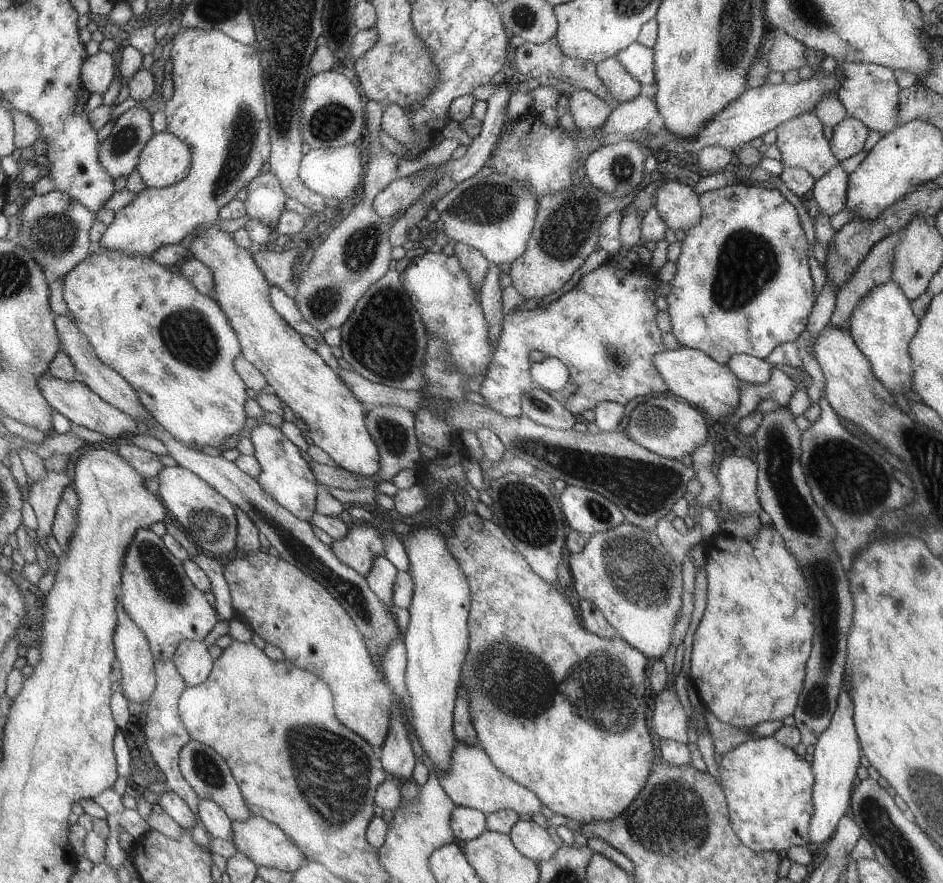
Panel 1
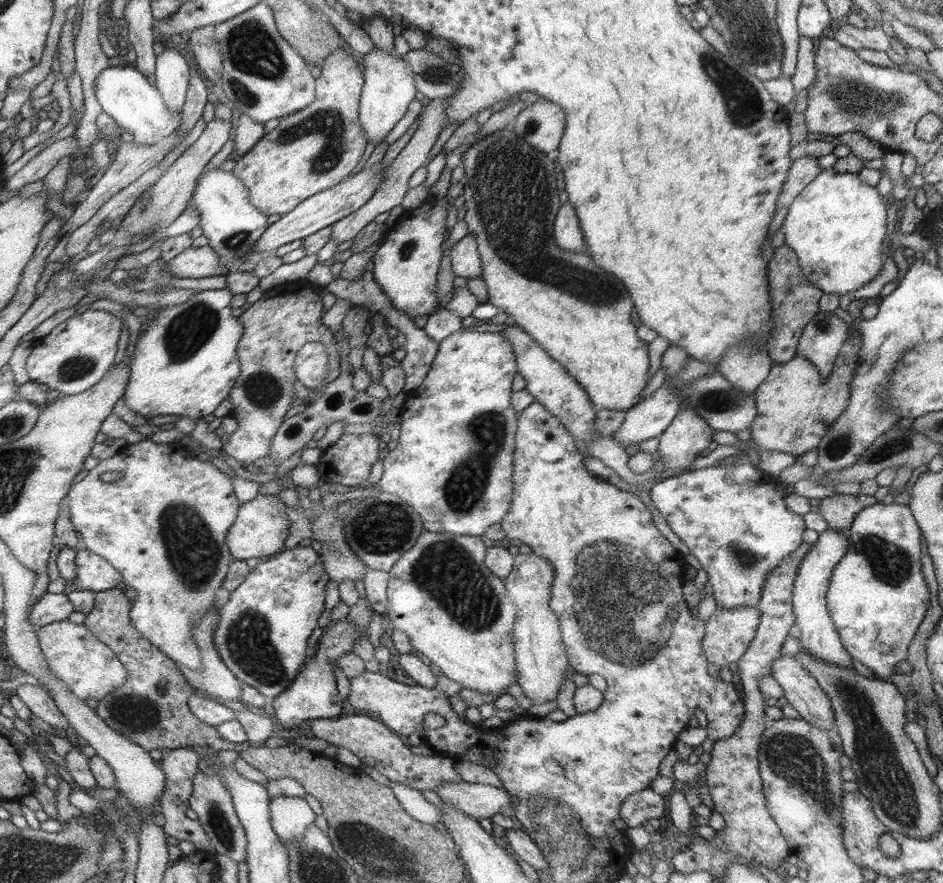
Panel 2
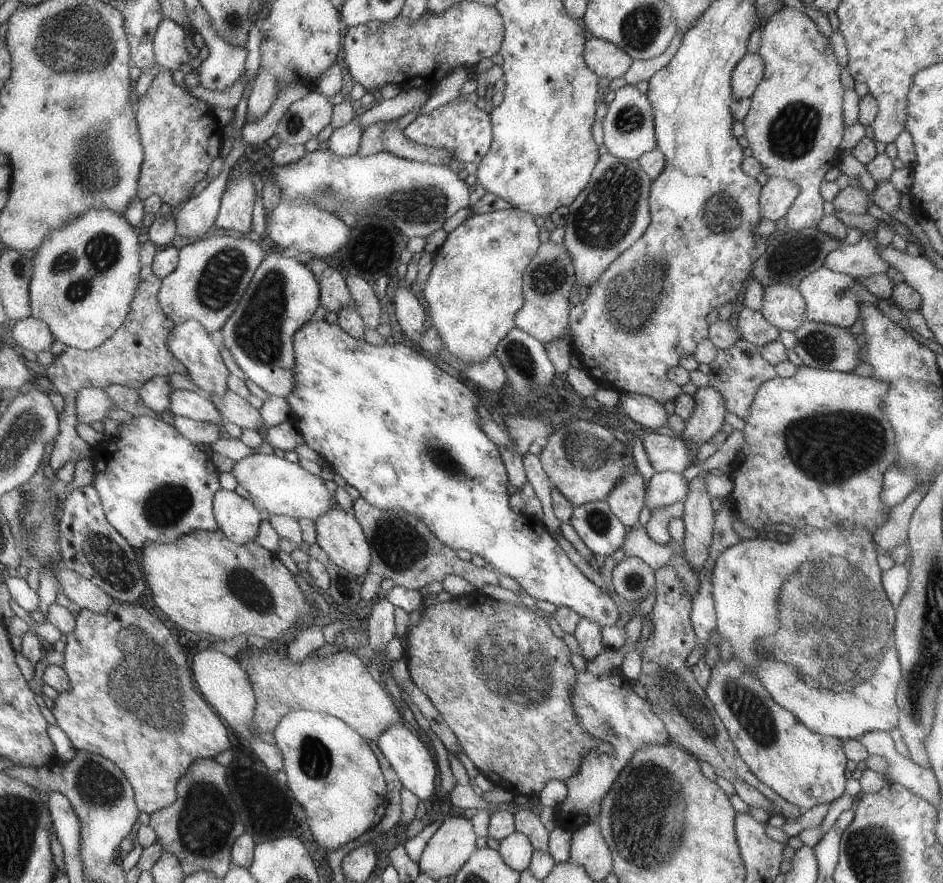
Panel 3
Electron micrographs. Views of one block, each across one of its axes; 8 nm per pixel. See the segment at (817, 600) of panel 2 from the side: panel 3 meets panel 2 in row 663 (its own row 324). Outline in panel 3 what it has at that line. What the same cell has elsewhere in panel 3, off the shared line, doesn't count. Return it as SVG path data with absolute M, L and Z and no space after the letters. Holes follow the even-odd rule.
M825 264L800 282L798 289L806 298L807 320L824 322L838 328L854 324L854 300L846 294L854 280L848 274L836 274Z

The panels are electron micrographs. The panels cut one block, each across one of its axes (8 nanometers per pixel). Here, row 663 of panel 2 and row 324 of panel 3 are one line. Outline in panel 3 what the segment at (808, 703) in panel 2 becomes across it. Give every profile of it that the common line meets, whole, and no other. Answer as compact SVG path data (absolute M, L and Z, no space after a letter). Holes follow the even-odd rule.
M778 282L763 292L761 312L776 328L796 332L807 320L806 298L799 289Z

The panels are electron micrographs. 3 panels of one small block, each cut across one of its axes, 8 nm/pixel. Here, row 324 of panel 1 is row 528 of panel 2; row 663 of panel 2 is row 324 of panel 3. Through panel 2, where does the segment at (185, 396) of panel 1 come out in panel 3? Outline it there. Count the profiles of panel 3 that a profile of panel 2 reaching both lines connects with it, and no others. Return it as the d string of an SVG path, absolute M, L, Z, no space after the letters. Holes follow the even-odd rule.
M186 320L182 324L177 324L172 334L168 336L166 346L184 364L187 370L186 374L198 386L198 392L208 397L218 396L218 398L222 398L226 394L226 390L229 390L228 386L226 386L226 378L230 376L228 368L222 362L220 350L210 340L207 328L204 328L204 325L200 324L200 321Z

